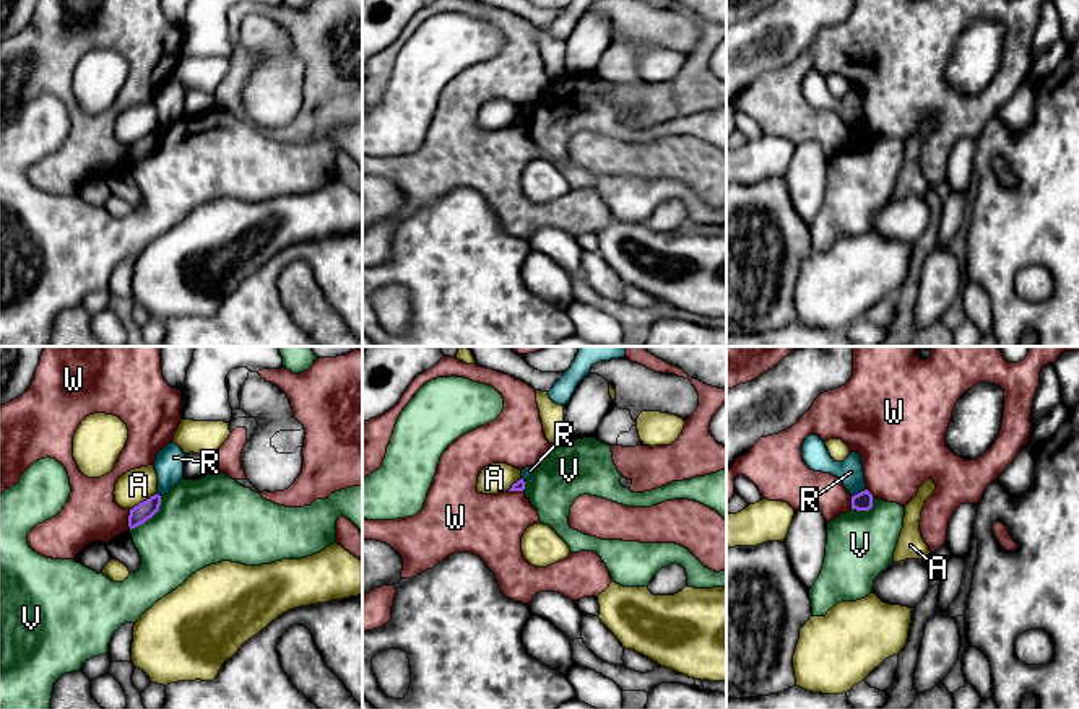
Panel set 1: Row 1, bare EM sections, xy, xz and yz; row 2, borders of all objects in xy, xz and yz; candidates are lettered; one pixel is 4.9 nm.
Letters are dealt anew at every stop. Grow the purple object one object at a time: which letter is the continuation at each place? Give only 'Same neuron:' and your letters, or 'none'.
Same neuron: none

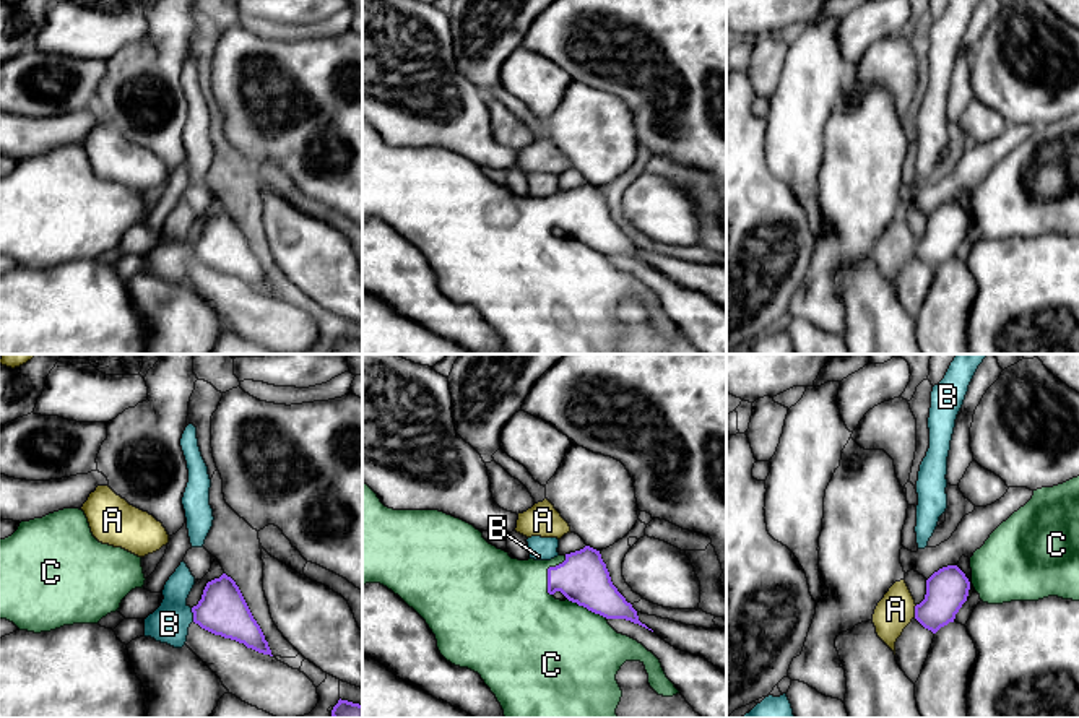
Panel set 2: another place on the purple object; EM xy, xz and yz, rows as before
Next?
Same neuron: C

